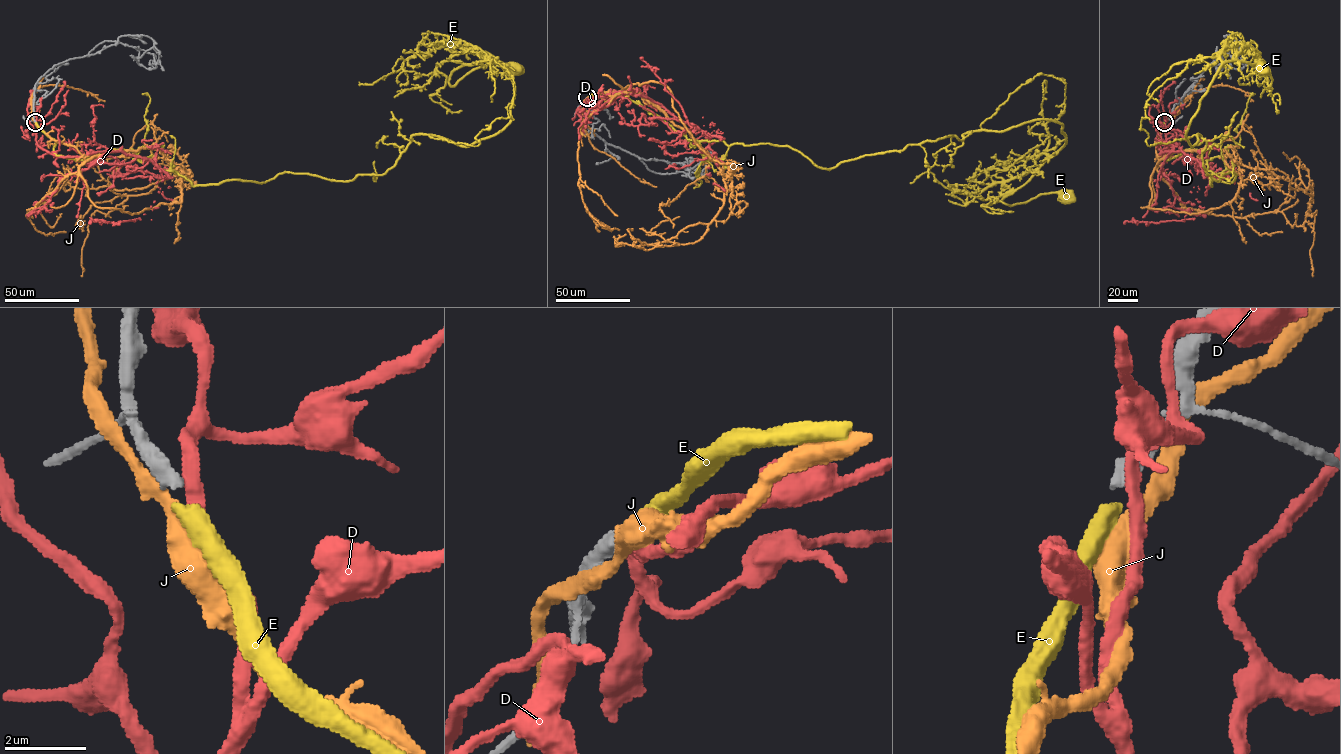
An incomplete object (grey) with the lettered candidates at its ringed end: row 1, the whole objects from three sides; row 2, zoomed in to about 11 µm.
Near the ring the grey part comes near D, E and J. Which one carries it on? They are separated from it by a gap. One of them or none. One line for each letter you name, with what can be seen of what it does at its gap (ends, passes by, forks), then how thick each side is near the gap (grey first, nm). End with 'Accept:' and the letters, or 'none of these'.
E: it ends; calibres 400 and 440 nm
Accept: E

